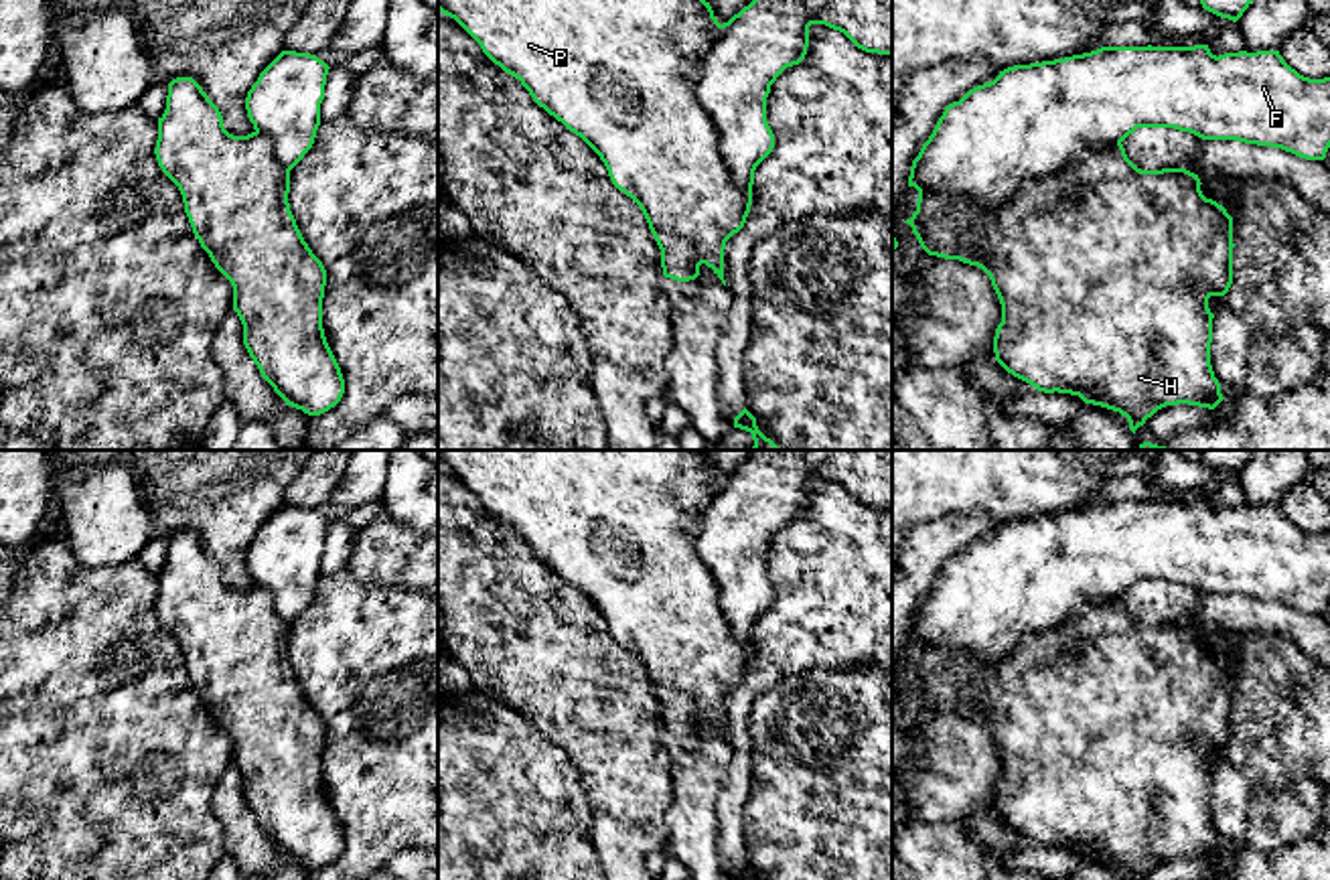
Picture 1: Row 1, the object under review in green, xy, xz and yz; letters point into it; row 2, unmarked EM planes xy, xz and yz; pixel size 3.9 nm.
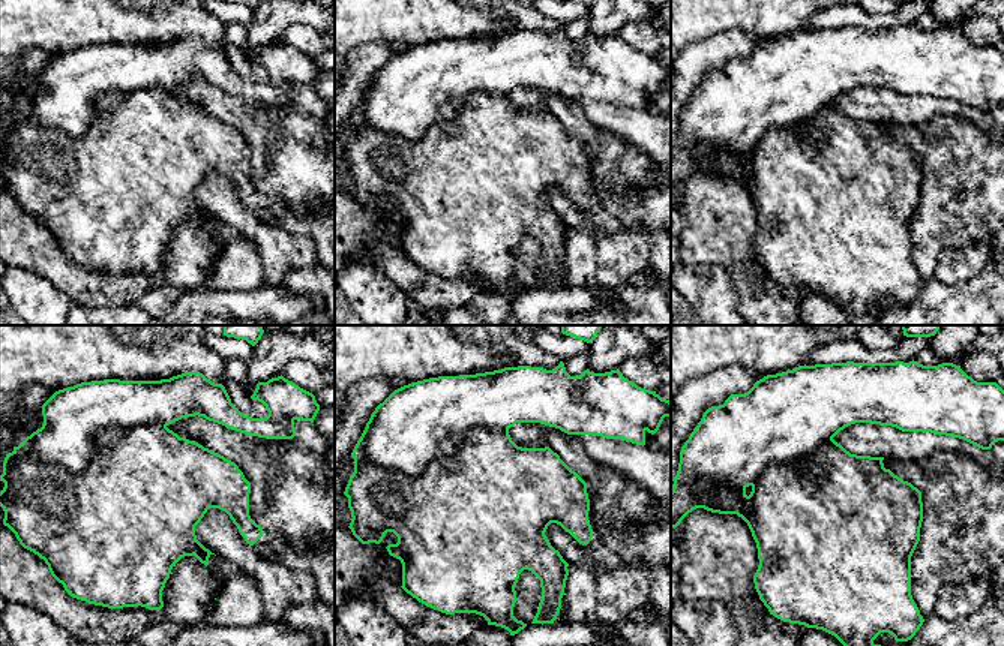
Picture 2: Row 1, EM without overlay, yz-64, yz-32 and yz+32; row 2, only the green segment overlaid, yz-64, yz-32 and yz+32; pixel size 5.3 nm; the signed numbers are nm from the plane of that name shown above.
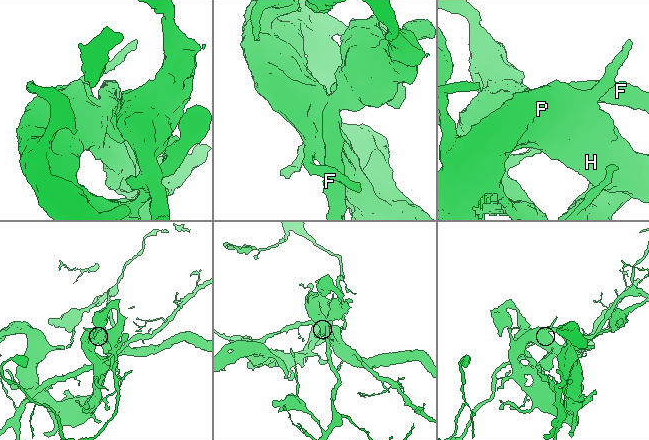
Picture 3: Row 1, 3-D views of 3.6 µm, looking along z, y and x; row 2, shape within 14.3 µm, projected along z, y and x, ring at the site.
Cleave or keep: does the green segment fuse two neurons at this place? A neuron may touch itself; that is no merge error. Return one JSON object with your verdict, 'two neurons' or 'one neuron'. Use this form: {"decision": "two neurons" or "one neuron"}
{"decision": "two neurons"}

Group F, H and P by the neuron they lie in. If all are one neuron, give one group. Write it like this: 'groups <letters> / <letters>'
groups F / H P

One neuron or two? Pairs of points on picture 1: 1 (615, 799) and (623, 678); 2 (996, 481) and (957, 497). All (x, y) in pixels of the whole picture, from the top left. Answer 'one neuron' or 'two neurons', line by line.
1: one neuron
2: one neuron

